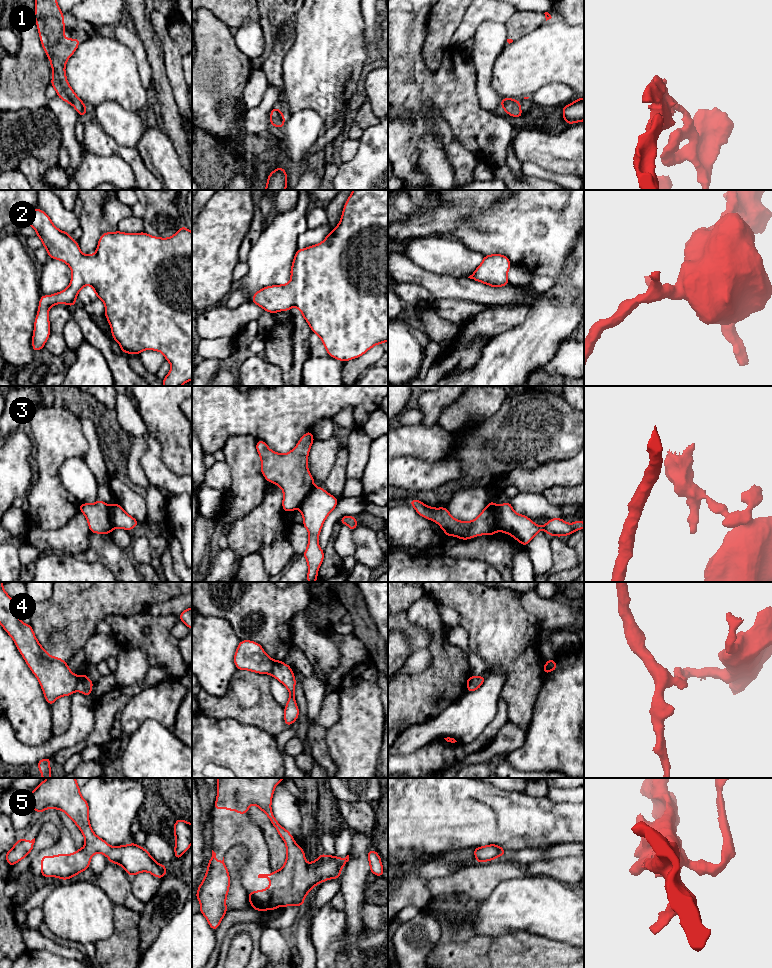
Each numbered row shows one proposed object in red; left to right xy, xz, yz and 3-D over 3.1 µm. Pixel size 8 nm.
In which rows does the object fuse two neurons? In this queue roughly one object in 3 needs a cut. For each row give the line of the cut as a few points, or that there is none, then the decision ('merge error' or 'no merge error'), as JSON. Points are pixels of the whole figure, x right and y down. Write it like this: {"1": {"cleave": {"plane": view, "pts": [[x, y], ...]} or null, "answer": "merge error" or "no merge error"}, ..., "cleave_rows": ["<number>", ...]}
{"1": {"cleave": null, "answer": "no merge error"}, "2": {"cleave": null, "answer": "no merge error"}, "3": {"cleave": {"plane": "yz", "pts": [[496, 505], [496, 521], [500, 530]]}, "answer": "merge error"}, "4": {"cleave": {"plane": "xy", "pts": [[78, 676], [75, 690]]}, "answer": "merge error"}, "5": {"cleave": null, "answer": "no merge error"}, "cleave_rows": ["3", "4"]}

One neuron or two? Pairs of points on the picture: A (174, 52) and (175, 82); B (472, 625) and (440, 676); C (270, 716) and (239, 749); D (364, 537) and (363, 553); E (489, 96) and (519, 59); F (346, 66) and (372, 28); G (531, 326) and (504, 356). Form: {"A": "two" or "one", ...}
{"A": "one", "B": "two", "C": "two", "D": "one", "E": "two", "F": "two", "G": "one"}

